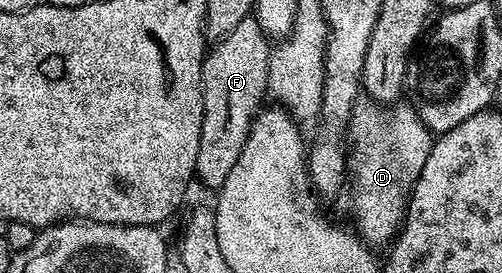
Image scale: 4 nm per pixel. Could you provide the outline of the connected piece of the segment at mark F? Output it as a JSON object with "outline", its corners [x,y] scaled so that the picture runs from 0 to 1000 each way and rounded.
{"outline":[[[496,59],[458,117],[458,132],[436,143],[430,168],[412,187],[402,249],[402,498],[394,513],[394,586],[388,648],[422,703],[436,700],[458,645],[458,615],[482,571],[490,513],[498,498],[502,447],[520,399],[534,322],[536,128],[528,125],[508,62]]]}

